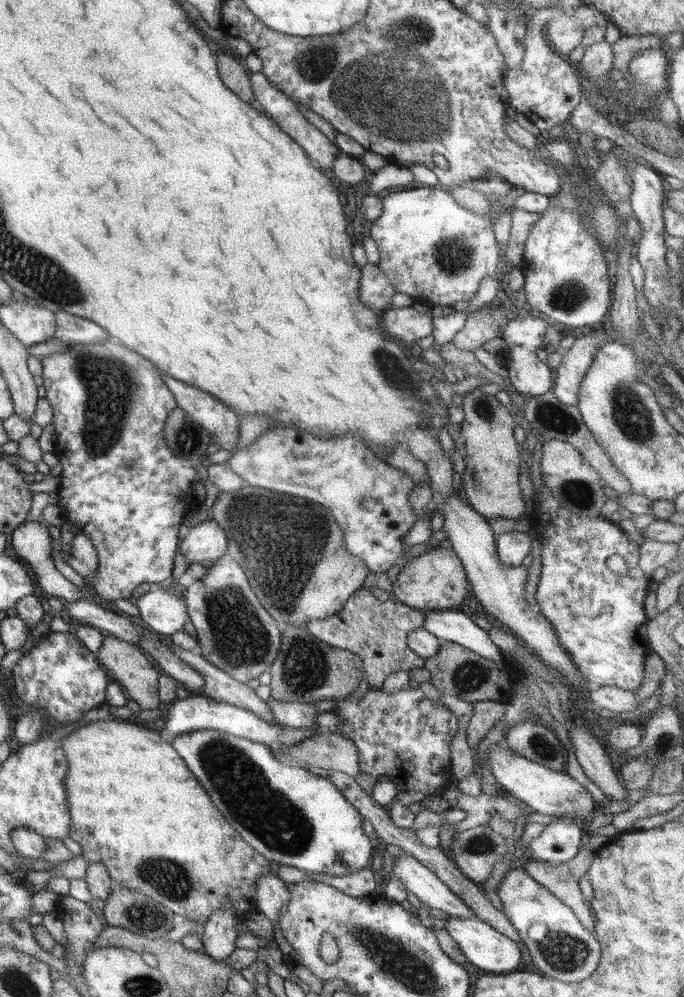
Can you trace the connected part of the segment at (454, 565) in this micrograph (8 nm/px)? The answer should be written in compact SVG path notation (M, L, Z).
M440 546L404 565L392 584L390 594L394 600L423 612L450 610L460 606L470 596L468 582L468 576L454 550Z

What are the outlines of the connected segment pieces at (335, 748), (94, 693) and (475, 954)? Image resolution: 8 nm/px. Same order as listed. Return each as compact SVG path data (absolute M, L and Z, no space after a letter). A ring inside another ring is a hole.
M342 733L312 734L300 745L288 746L284 754L275 756L280 763L308 769L311 765L346 773L352 777L359 769L355 743Z
M49 632L33 646L28 654L13 667L14 690L24 703L32 709L45 710L45 713L62 725L75 723L82 719L88 711L102 707L105 703L105 691L110 684L111 676L97 659L97 653L88 650L76 638L74 633Z
M448 916L444 929L460 945L466 959L481 972L492 974L512 973L517 971L522 962L522 950L518 943L500 933L499 930L492 928L487 922L482 922L476 916L470 916L470 918Z

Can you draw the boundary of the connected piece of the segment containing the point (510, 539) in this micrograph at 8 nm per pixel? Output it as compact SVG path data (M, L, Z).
M509 531L496 538L496 553L506 566L522 567L522 560L532 550L528 532Z

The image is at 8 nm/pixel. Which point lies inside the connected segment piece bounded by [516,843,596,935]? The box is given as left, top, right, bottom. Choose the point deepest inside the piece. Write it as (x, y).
(563, 881)

